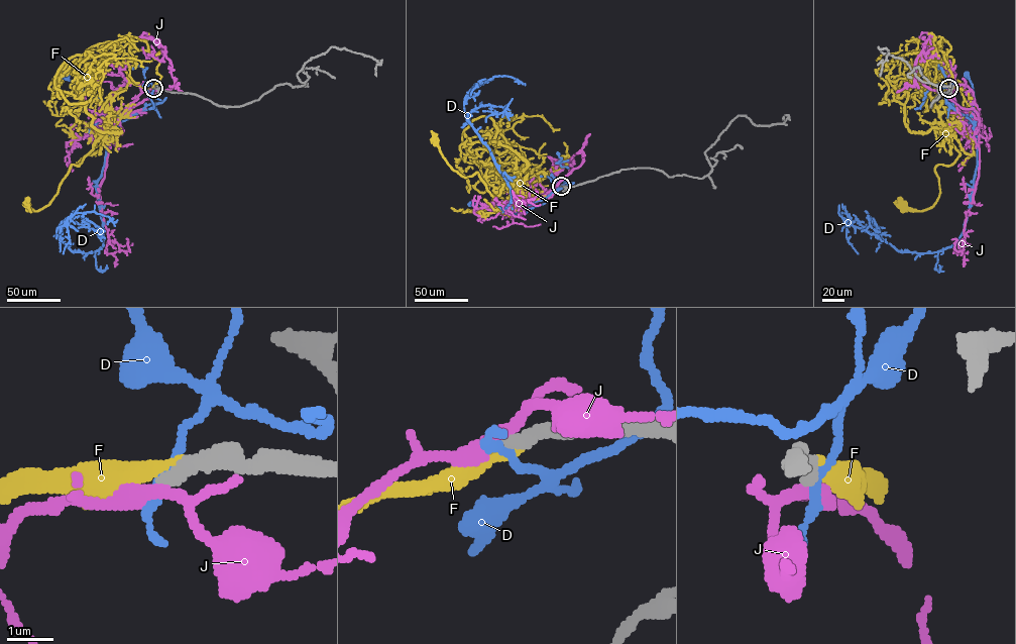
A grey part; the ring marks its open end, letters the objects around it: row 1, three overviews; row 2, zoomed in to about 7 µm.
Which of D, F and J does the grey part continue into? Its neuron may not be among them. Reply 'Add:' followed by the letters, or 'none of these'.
Add: F

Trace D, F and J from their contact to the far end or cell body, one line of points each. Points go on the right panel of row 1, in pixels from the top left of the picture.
D: (948, 89), (949, 103), (945, 103), (975, 120), (974, 93), (967, 75)
F: (948, 88), (942, 41), (879, 103), (960, 152), (935, 166), (932, 206), (905, 203)
J: (948, 89), (962, 113), (973, 109), (979, 119), (979, 169), (963, 249), (957, 251), (956, 239), (951, 239)

